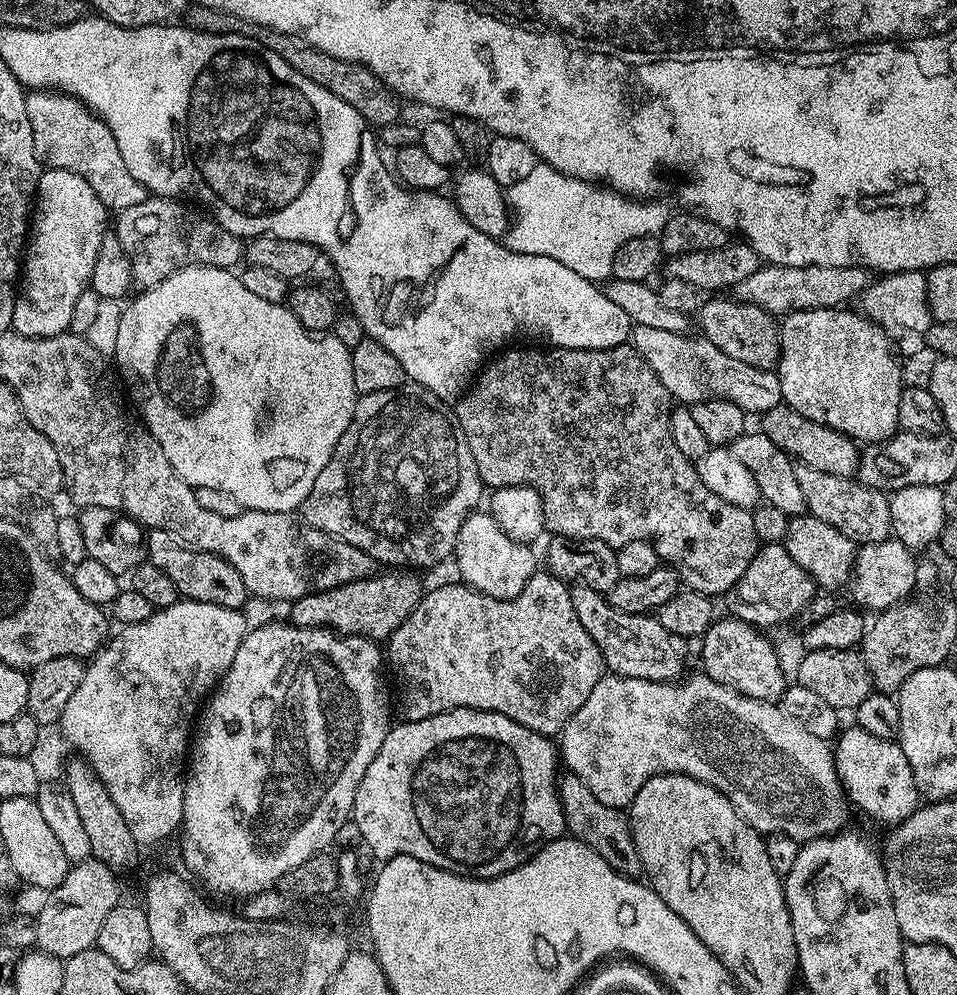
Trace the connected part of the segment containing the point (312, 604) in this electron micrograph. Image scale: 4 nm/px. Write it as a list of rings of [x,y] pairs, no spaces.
[[[384,570],[381,576],[373,574],[365,580],[355,580],[342,586],[334,586],[330,590],[311,592],[287,605],[287,619],[296,628],[330,628],[342,636],[364,636],[367,640],[384,642],[394,634],[394,630],[398,630],[398,626],[402,626],[402,622],[406,622],[406,618],[410,618],[410,614],[424,597],[426,585],[416,576],[419,575],[412,570]]]

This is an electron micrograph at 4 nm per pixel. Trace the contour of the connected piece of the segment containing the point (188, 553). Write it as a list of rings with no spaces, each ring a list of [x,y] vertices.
[[[151,529],[146,536],[147,563],[158,566],[162,574],[167,574],[170,582],[180,591],[181,597],[194,602],[210,602],[214,606],[243,609],[244,603],[250,600],[246,582],[242,582],[242,574],[230,566],[221,556],[209,552],[199,552],[187,544],[181,544],[175,536],[166,530]]]

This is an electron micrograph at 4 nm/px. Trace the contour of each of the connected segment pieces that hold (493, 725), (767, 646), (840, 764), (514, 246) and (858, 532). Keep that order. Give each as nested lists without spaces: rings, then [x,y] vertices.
[[[451,708],[448,712],[439,712],[430,718],[405,720],[397,725],[397,728],[396,725],[389,727],[382,742],[382,750],[378,750],[378,754],[374,754],[374,762],[366,766],[366,774],[362,774],[362,782],[358,782],[358,790],[354,794],[354,806],[350,817],[351,823],[358,826],[362,844],[377,856],[377,861],[409,856],[418,858],[418,862],[438,866],[459,876],[471,876],[474,880],[492,880],[522,866],[529,858],[537,856],[547,844],[565,835],[564,815],[558,791],[558,771],[556,772],[558,748],[549,737],[526,730],[526,726],[506,718],[506,714],[483,712],[473,708]]]
[[[735,618],[727,619],[713,619],[712,625],[704,631],[704,645],[700,648],[700,660],[704,663],[703,675],[746,698],[779,701],[790,680],[784,677],[784,668],[780,665],[780,656],[775,646],[753,624]]]
[[[849,726],[839,733],[834,744],[834,755],[836,772],[849,801],[853,805],[860,804],[861,810],[870,819],[895,826],[916,812],[922,793],[916,786],[910,762],[906,762],[906,754],[902,754],[899,743],[874,738],[874,734],[866,734],[866,730]]]
[[[537,163],[536,169],[522,178],[514,186],[506,190],[508,207],[514,213],[508,231],[502,237],[502,243],[518,254],[538,254],[546,258],[554,258],[554,262],[562,262],[562,266],[570,266],[574,274],[582,274],[582,278],[593,282],[604,282],[612,276],[614,254],[618,254],[618,246],[622,242],[630,242],[630,238],[643,236],[659,237],[660,231],[666,226],[670,209],[663,204],[663,199],[640,199],[621,196],[611,188],[589,184],[586,180],[570,178],[549,164]]]
[[[796,464],[796,477],[807,515],[830,522],[834,530],[842,530],[842,534],[858,546],[882,542],[892,536],[890,506],[885,493],[868,488],[855,478],[825,474],[823,470],[814,470],[805,464]]]

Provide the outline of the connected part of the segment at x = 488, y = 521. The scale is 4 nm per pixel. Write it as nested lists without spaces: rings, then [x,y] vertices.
[[[477,510],[462,522],[462,530],[458,530],[454,561],[460,571],[459,579],[468,587],[490,598],[512,600],[522,594],[526,582],[530,582],[538,570],[532,550],[527,544],[514,542],[487,511]]]

